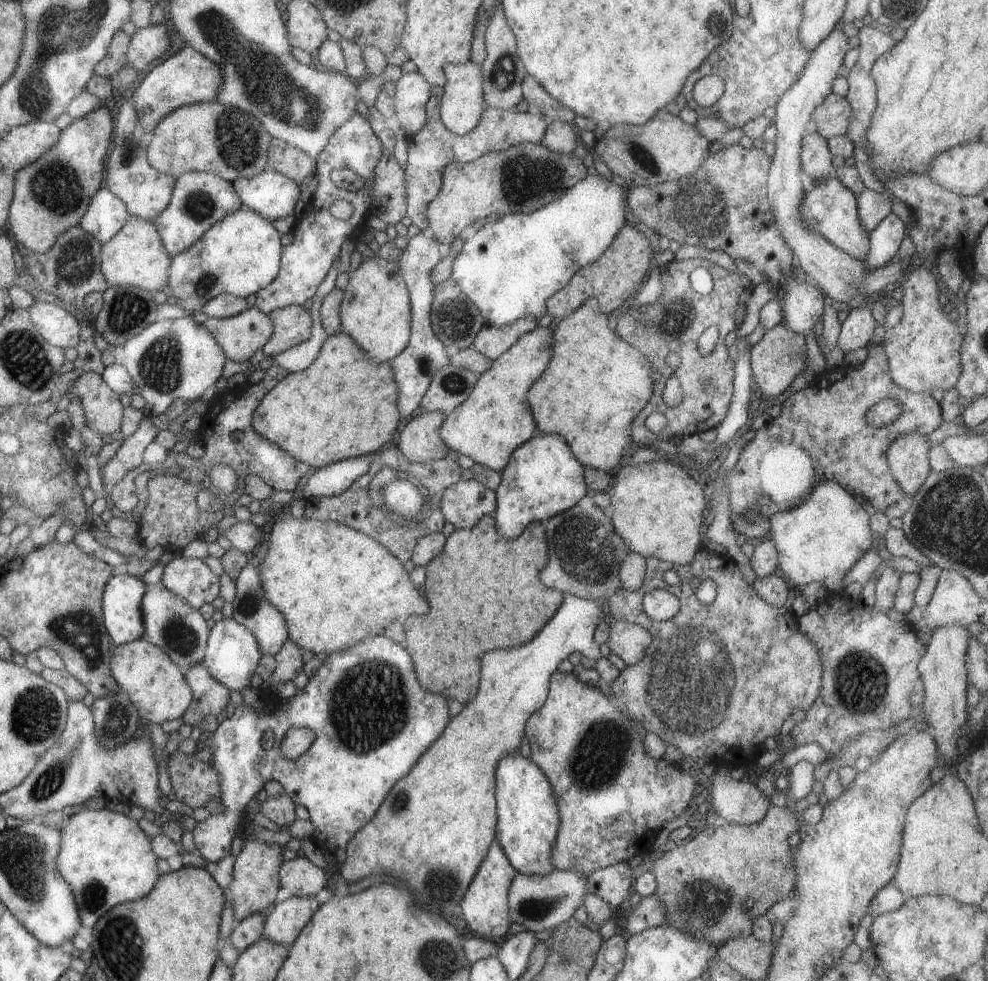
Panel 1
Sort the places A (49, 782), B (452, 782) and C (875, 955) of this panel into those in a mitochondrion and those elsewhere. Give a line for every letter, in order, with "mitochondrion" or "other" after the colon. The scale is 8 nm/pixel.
A: mitochondrion
B: other
C: other

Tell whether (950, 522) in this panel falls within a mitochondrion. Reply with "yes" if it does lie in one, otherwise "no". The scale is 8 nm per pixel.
yes

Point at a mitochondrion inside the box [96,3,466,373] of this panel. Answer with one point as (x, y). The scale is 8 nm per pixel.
(266, 89)

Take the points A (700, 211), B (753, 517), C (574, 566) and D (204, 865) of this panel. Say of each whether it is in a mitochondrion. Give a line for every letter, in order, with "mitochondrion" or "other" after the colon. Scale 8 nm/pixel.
A: mitochondrion
B: mitochondrion
C: mitochondrion
D: other

